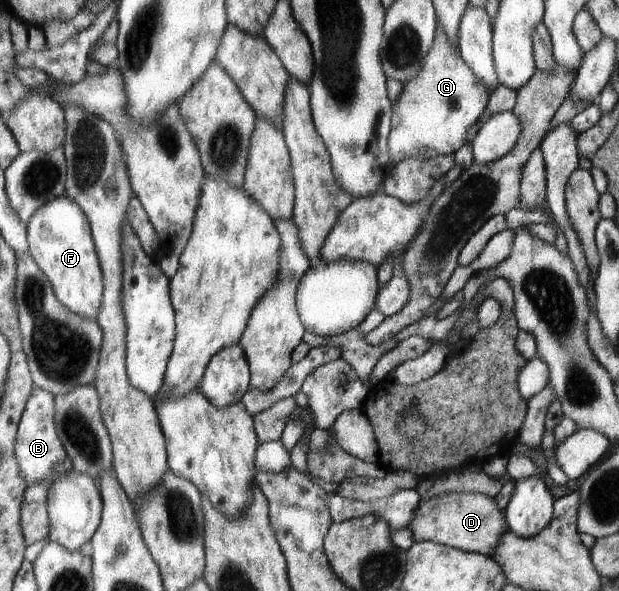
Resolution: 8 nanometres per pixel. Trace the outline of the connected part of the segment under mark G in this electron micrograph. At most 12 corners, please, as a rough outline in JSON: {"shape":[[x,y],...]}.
{"shape":[[440,22],[391,104],[390,164],[454,154],[486,110]]}

